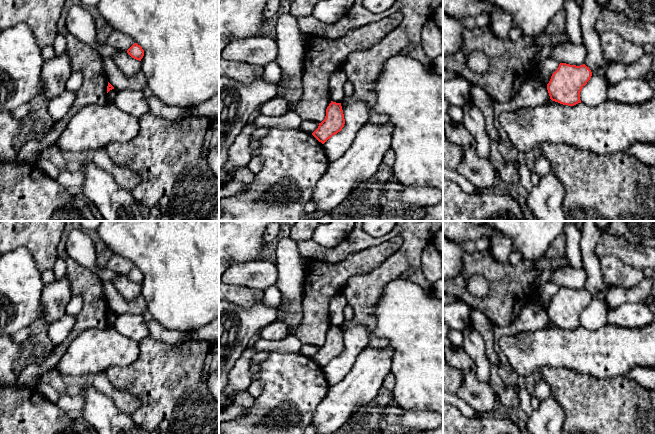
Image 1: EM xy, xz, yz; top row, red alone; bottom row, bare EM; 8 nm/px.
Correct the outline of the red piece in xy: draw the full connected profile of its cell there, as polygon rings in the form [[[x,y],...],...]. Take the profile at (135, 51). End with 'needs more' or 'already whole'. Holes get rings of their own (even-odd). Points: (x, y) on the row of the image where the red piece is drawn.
[[[134,43],[128,50],[127,53],[134,59],[141,61],[144,56],[144,50],[140,45]]] | already whole

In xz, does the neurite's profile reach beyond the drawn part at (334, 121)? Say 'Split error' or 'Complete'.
Complete

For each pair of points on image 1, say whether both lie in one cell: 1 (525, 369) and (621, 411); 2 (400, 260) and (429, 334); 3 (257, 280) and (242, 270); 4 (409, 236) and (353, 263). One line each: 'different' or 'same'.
1: different
2: different
3: same
4: different

